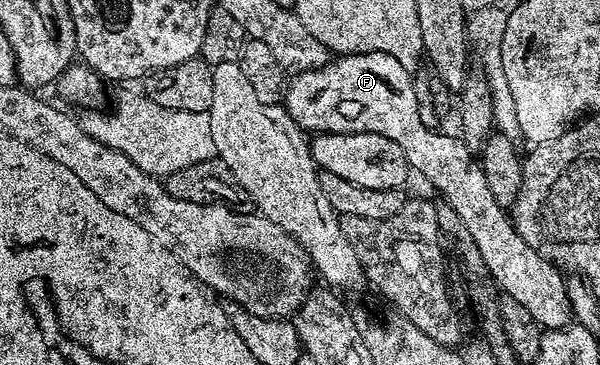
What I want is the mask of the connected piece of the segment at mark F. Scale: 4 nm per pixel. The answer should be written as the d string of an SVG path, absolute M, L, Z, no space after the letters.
M346 53L334 56L318 69L307 69L302 73L292 74L285 86L283 104L293 122L304 129L306 134L378 133L399 143L399 147L403 147L403 155L409 160L410 170L417 172L418 169L425 176L426 183L434 185L441 192L440 200L452 207L455 215L459 215L463 227L467 227L467 235L471 235L475 247L479 247L479 255L483 255L483 263L487 263L489 276L497 284L498 290L504 296L516 299L542 330L562 329L571 321L565 287L566 276L558 266L552 265L550 261L540 257L534 249L527 247L527 243L523 243L523 239L513 227L506 206L497 204L495 195L491 195L480 160L464 146L460 136L453 134L452 137L449 133L443 133L444 131L428 130L423 127L422 120L419 119L414 80L411 70L403 67L403 63L399 63L399 59L393 58L392 55Z

